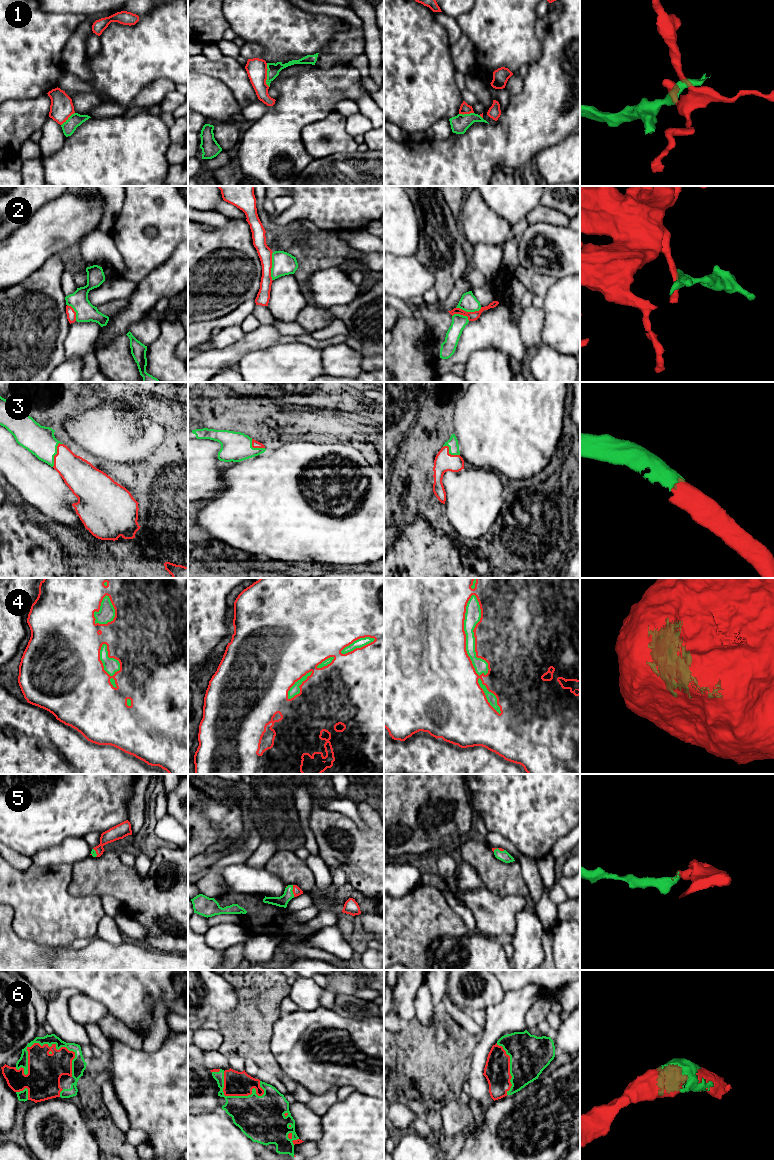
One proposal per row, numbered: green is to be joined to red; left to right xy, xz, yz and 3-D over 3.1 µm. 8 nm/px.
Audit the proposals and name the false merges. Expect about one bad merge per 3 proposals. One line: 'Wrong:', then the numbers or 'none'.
Wrong: 1, 2

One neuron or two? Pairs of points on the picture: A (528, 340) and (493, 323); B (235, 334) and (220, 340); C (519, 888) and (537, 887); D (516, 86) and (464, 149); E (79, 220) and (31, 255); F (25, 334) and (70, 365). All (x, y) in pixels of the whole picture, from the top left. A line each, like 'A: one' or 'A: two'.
A: two
B: one
C: two
D: two
E: one
F: two

